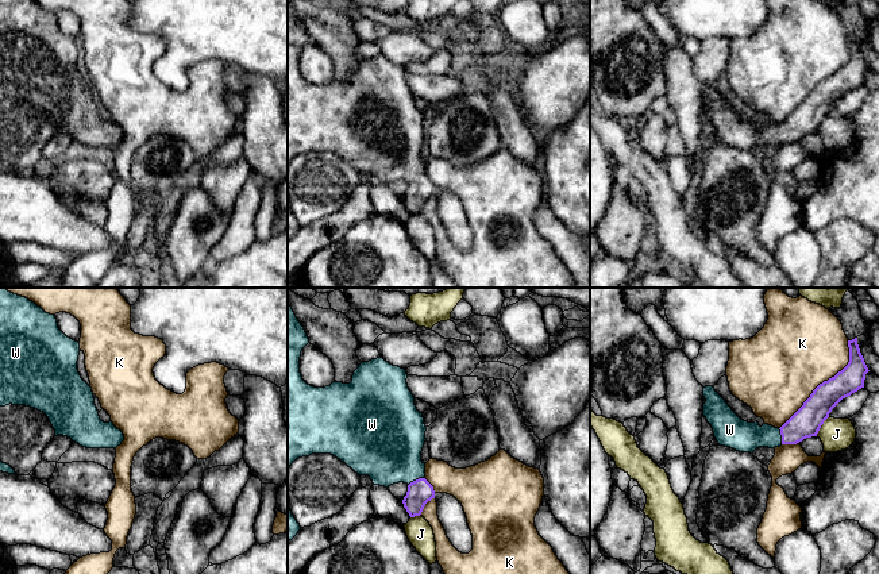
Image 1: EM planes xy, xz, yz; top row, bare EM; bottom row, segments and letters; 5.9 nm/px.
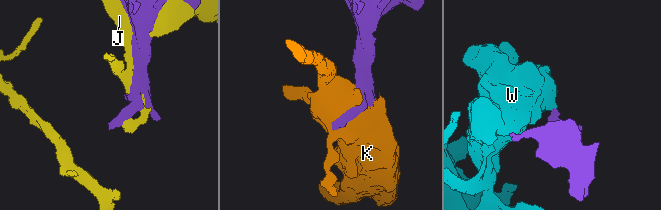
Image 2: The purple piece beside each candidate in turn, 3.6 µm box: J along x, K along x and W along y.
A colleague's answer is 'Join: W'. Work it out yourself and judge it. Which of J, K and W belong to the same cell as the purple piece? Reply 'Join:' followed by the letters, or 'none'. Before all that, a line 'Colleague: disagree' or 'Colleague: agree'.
Colleague: agree
Join: W

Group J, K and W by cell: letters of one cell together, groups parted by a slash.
J / K / W

